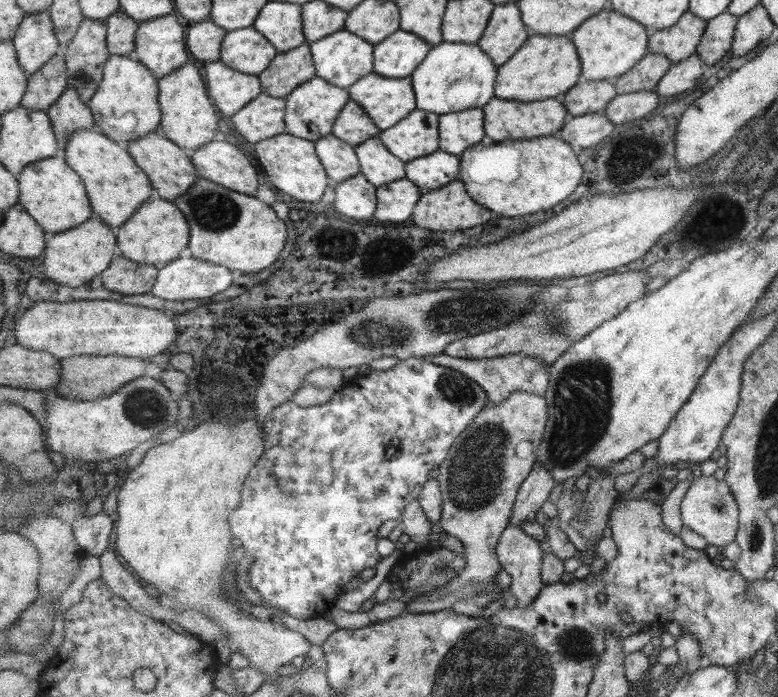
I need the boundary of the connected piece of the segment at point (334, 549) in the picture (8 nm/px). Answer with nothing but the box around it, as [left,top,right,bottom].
[232,357,490,620]

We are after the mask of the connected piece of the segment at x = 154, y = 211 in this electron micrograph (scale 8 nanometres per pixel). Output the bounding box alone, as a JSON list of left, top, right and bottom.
[118,196,192,269]

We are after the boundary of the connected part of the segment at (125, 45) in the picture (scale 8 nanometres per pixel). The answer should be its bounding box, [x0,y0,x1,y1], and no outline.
[106,8,141,56]

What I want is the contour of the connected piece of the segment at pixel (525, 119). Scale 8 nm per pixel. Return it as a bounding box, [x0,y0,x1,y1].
[483,95,571,141]

